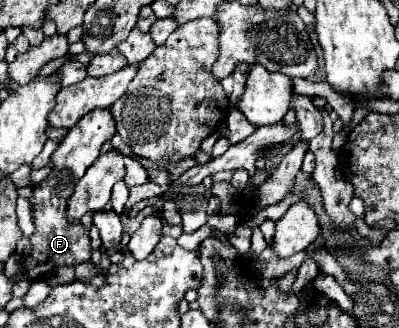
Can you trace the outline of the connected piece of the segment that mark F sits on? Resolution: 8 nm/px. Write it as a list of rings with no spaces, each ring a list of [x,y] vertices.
[[[61,179],[43,181],[43,183],[35,185],[35,189],[33,189],[31,205],[33,205],[33,223],[35,223],[37,231],[31,235],[33,253],[23,259],[19,277],[39,279],[39,277],[45,277],[55,267],[77,265],[77,263],[87,261],[91,257],[91,239],[89,239],[89,233],[83,229],[83,225],[79,221],[71,223],[67,219],[67,213],[65,213],[67,199],[73,193],[73,185],[67,183],[65,187],[59,187],[59,183],[61,183]]]

